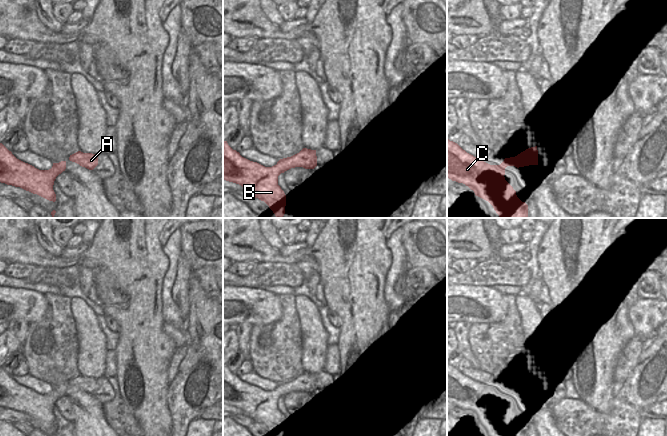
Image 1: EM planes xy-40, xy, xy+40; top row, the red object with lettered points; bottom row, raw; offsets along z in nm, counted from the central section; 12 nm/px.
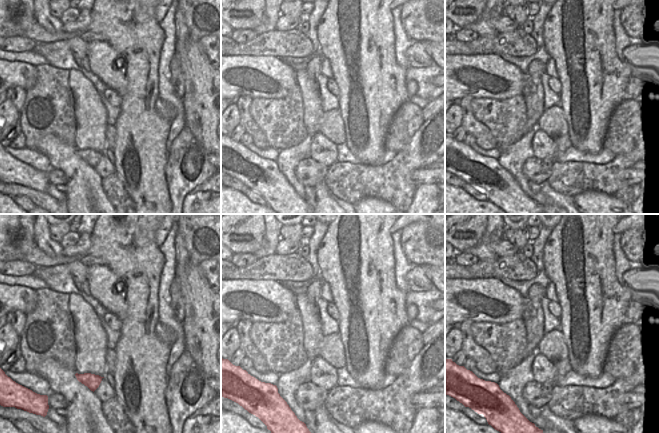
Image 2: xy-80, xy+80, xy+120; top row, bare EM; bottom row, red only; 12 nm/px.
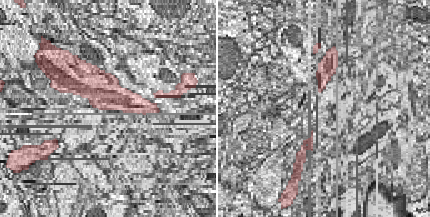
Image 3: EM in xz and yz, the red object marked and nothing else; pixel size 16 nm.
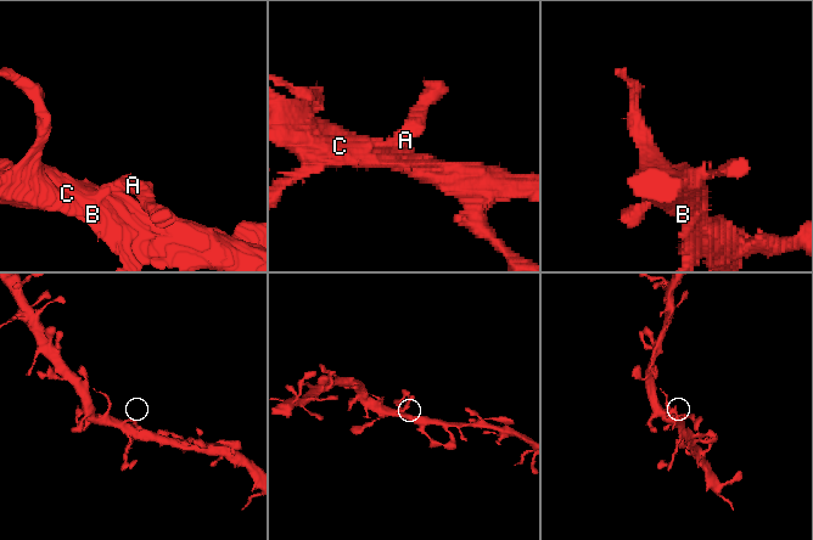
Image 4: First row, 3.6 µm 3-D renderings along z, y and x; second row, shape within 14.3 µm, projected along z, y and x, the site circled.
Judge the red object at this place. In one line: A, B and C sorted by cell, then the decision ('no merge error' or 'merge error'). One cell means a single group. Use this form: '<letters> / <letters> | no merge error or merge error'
A B C | no merge error

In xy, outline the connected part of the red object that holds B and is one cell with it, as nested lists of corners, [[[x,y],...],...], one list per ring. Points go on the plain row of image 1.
[[[223,365],[223,403],[241,409],[253,421],[264,425],[273,436],[285,436],[286,430],[286,419],[278,409],[278,400],[291,392],[314,393],[316,390],[316,374],[303,372],[299,377],[291,381],[280,383],[276,389],[265,391],[242,381],[239,376],[228,369],[227,365]]]

